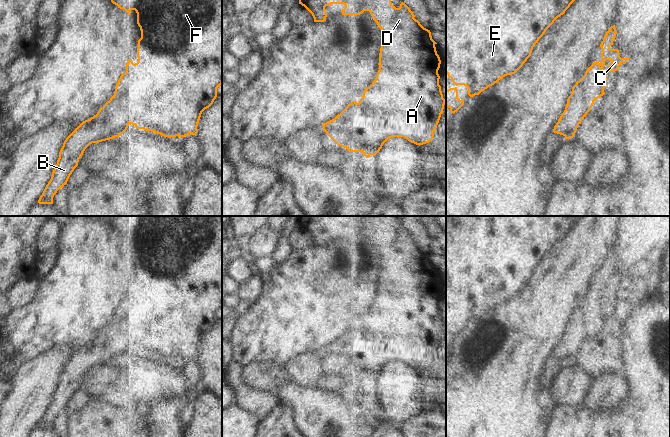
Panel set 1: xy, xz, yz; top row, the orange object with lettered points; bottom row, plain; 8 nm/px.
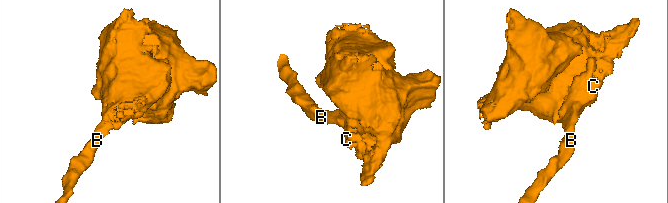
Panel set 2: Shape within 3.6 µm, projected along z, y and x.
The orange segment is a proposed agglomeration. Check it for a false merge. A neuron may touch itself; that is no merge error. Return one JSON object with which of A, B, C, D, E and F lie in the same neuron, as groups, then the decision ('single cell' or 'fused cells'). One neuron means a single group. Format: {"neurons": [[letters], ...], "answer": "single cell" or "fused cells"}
{"neurons": [["A", "B", "C", "D", "E", "F"]], "answer": "single cell"}

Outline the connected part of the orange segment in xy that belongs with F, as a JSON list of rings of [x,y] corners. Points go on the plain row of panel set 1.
[[[107,216],[107,218],[111,226],[117,229],[118,232],[124,233],[128,239],[130,239],[131,234],[135,234],[137,237],[137,248],[141,254],[141,262],[138,264],[137,272],[138,286],[134,288],[131,283],[128,284],[125,291],[126,296],[120,300],[115,310],[114,319],[99,333],[96,339],[83,345],[66,362],[59,376],[59,382],[52,396],[51,403],[38,424],[39,428],[53,428],[54,419],[67,408],[70,399],[78,390],[79,383],[90,368],[122,360],[130,348],[134,349],[137,353],[152,355],[164,361],[196,359],[198,357],[197,350],[202,336],[213,328],[217,321],[217,312],[222,308],[222,216]]]

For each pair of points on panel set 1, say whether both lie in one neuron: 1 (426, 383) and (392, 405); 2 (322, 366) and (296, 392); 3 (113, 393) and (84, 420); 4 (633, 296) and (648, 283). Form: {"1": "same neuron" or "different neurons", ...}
{"1": "different neurons", "2": "different neurons", "3": "different neurons", "4": "same neuron"}

